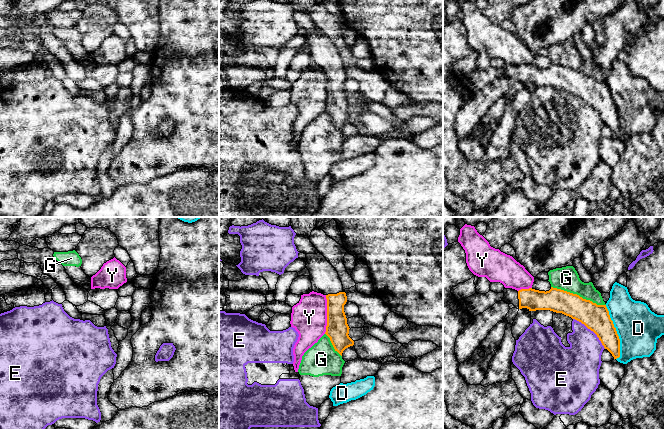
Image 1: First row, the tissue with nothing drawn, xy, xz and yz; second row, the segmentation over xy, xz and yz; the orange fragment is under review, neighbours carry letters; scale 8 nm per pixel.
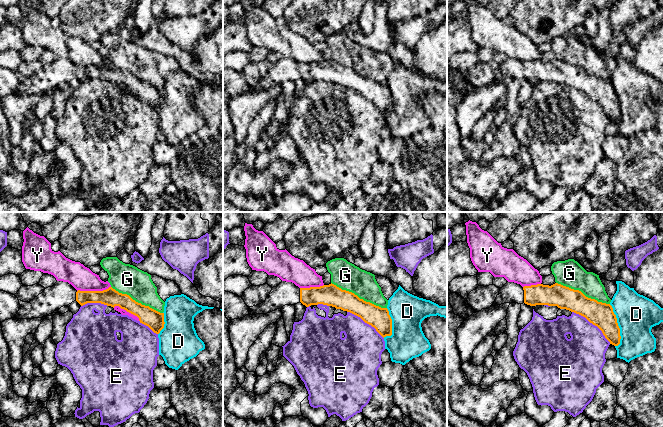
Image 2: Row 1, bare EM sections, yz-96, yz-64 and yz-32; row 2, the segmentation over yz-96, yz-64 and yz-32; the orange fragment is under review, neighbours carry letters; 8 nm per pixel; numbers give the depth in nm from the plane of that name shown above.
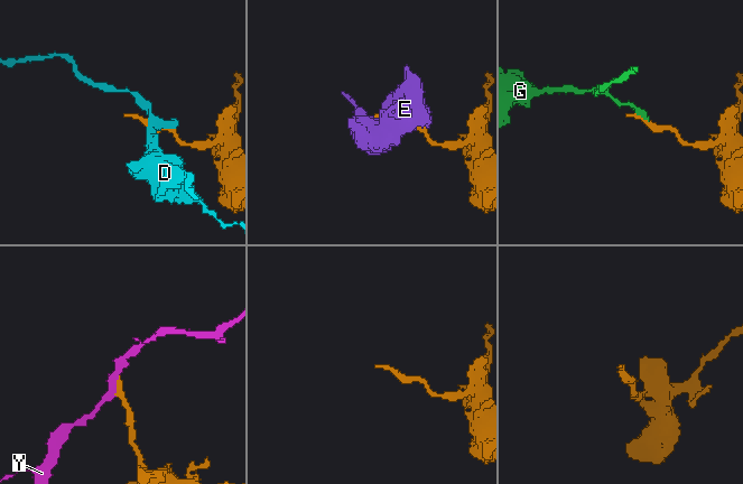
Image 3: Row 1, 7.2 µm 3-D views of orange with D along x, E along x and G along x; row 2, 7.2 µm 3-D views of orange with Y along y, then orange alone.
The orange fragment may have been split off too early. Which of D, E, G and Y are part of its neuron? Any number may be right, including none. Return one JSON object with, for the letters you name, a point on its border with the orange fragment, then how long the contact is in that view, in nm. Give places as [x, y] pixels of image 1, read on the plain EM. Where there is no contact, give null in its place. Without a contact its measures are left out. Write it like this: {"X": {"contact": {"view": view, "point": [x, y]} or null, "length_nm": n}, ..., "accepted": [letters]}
{"accepted": []}

